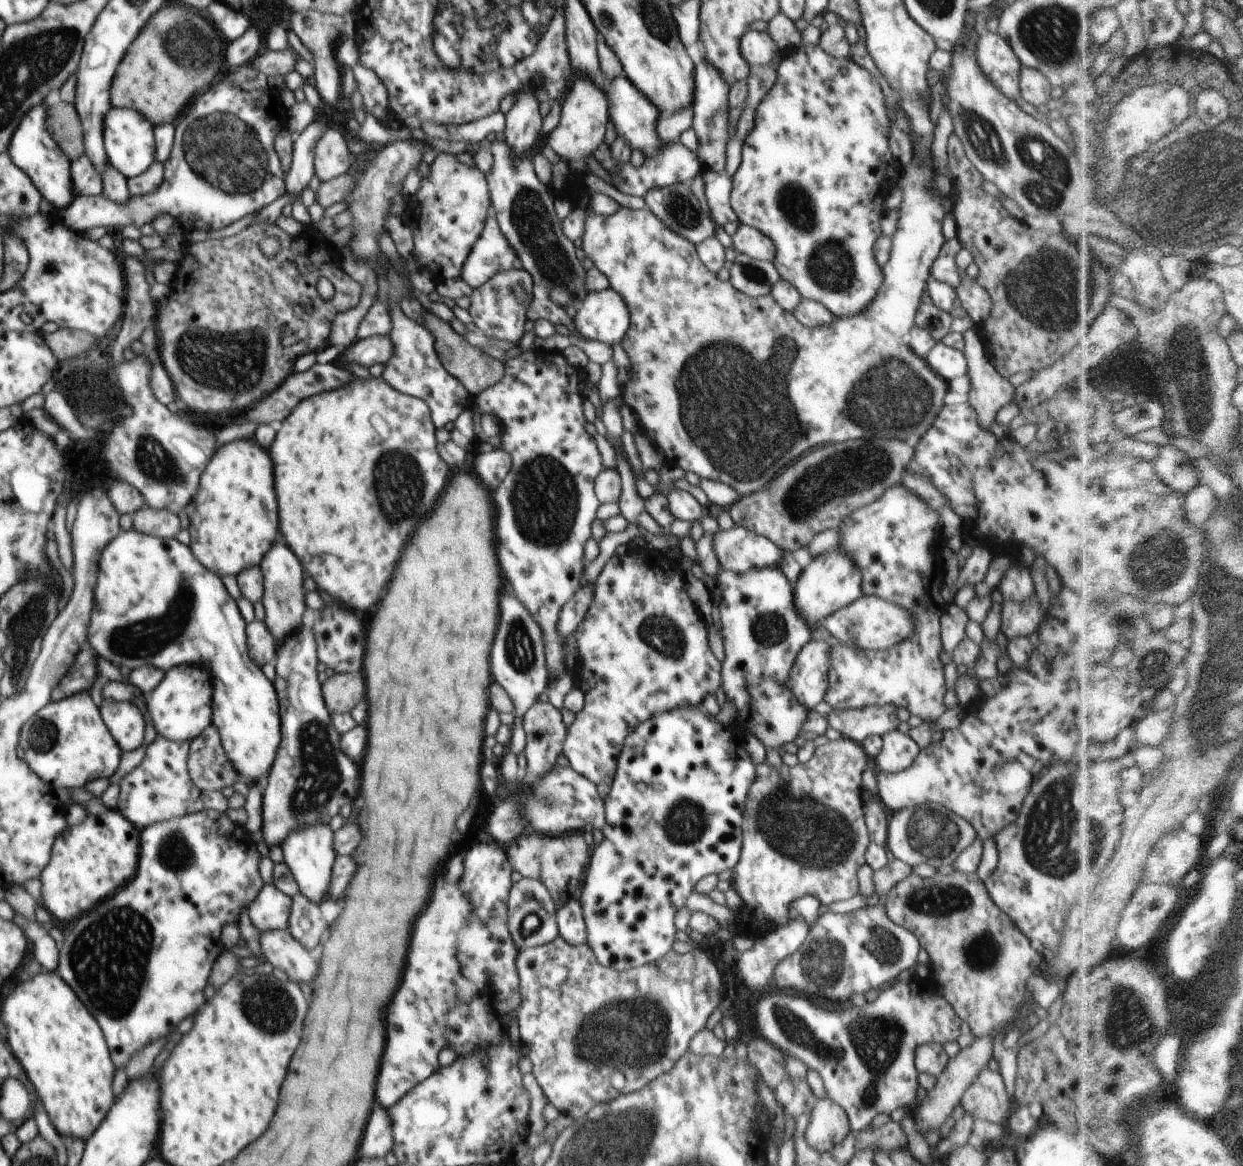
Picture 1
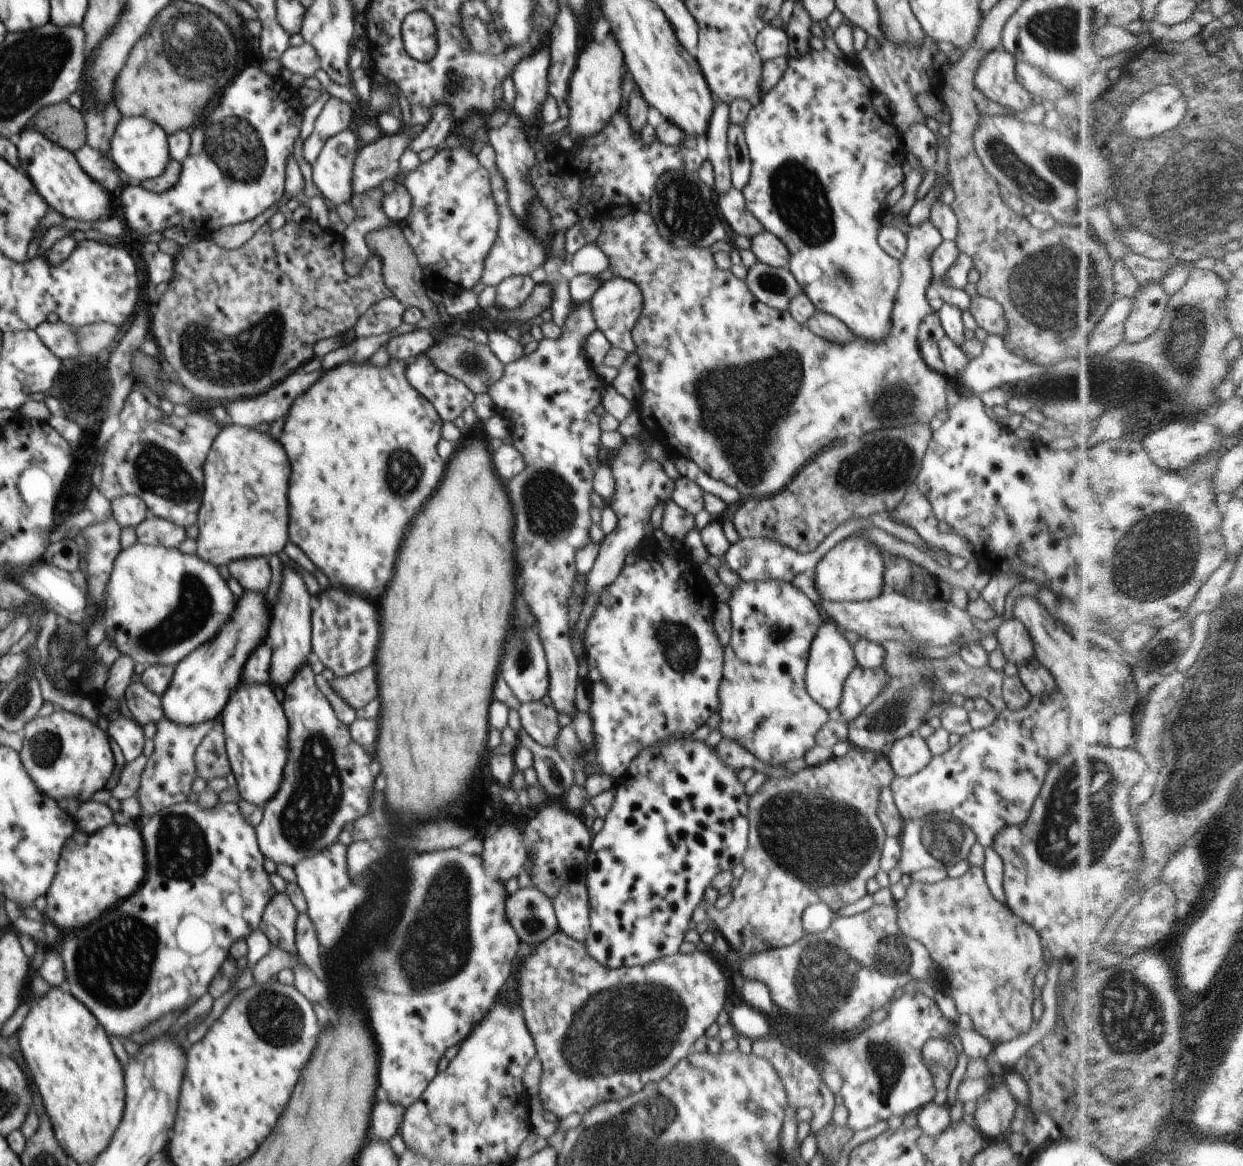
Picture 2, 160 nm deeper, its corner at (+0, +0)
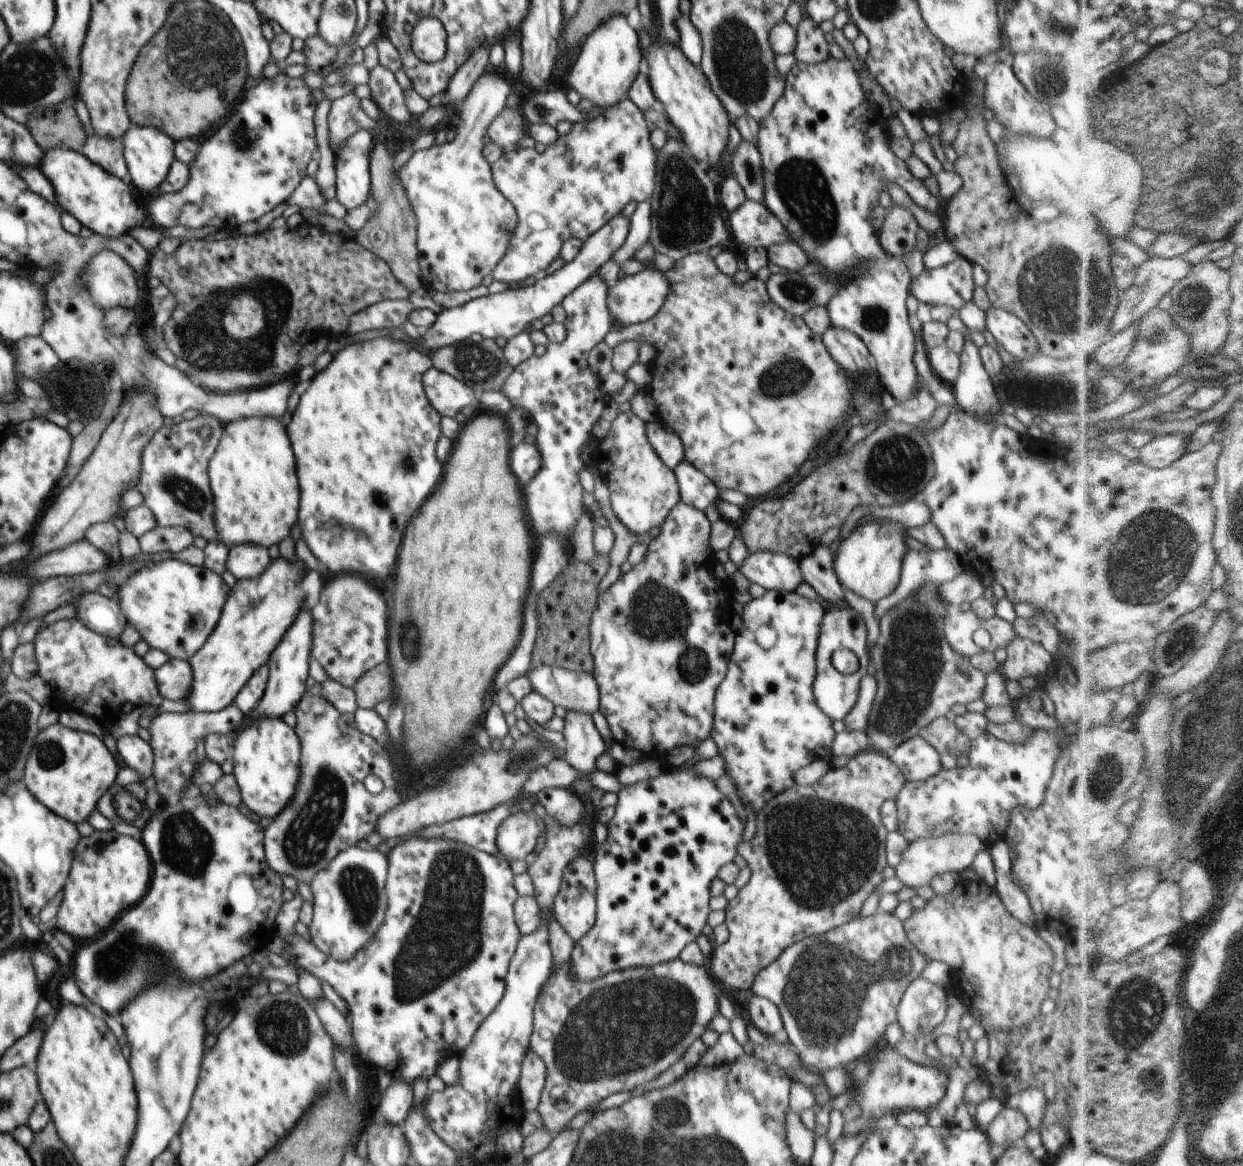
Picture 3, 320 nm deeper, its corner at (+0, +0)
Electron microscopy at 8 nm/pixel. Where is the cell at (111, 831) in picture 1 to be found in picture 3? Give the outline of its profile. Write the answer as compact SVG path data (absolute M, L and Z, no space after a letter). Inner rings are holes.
M115 830L95 831L90 836L80 838L74 860L64 884L62 906L58 910L58 920L52 926L74 938L94 938L100 930L108 928L116 916L121 916L126 910L134 907L148 893L151 886L153 868L145 846L132 836L122 836Z

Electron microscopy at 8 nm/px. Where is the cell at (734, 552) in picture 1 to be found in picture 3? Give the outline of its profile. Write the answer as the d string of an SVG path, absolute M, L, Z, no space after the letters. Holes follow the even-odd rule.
M770 550L750 551L738 570L765 590L795 592L803 582L798 560Z

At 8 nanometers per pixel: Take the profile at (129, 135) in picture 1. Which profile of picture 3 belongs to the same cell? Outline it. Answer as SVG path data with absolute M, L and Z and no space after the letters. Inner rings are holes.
M131 126L124 132L122 136L122 154L124 154L124 162L126 168L130 172L132 184L138 190L144 190L151 195L157 193L158 186L166 180L170 166L175 160L174 156L175 141L155 127L150 126Z

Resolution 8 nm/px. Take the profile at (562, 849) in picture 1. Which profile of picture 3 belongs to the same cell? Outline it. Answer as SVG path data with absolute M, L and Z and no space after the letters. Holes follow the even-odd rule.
M546 788L540 790L535 798L545 808L547 814L564 828L572 828L584 818L584 804L568 788Z

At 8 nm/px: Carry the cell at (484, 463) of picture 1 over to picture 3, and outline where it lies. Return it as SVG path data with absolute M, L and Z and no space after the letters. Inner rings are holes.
M521 443L519 446L511 448L508 460L510 460L510 468L512 468L514 476L520 480L522 486L528 484L542 466L542 456L534 444Z

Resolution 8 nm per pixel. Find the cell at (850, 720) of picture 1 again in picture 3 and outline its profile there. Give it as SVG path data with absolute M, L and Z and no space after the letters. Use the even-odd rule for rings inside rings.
M922 586L917 595L888 610L879 622L880 635L869 646L876 665L877 692L866 736L873 750L886 757L936 718L945 717L955 704L966 705L984 693L984 672L974 668L968 656L955 652L944 636L944 616L949 608L940 598L938 586Z

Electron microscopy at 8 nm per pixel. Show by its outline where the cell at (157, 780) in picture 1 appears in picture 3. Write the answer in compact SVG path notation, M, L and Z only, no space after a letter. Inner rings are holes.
M235 703L216 712L164 712L152 719L152 724L147 729L150 732L150 747L154 754L154 768L151 776L154 777L156 792L164 798L165 805L176 804L180 795L189 784L192 784L192 776L196 766L196 748L199 739L208 734L222 734L232 736L236 726L242 722L245 715Z

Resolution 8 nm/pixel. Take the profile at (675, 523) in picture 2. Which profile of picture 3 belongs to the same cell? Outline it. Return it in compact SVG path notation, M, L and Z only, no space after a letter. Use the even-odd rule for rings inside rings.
M681 501L670 510L668 516L661 525L660 534L650 542L644 562L636 564L618 578L604 593L597 599L597 607L592 612L591 624L589 627L591 634L590 652L593 658L593 676L598 684L598 694L600 694L599 712L606 718L610 730L612 730L612 739L622 745L624 749L638 750L642 756L648 756L650 759L665 758L674 748L678 746L698 747L700 742L706 740L706 736L711 736L714 712L715 712L715 693L718 686L724 680L728 662L734 651L735 632L730 627L730 609L733 604L733 596L727 591L729 588L722 581L716 579L710 570L704 566L708 558L715 556L715 552L710 550L711 523L694 506L684 504Z

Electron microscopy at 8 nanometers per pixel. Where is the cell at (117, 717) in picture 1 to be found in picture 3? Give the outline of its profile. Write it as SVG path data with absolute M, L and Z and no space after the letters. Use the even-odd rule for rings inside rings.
M126 735L118 739L117 743L118 753L125 765L139 772L143 776L142 780L151 776L152 768L154 768L154 754L148 742L138 735Z

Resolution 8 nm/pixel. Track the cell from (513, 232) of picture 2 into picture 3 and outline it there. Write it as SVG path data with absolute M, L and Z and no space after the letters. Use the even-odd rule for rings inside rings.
M626 100L611 106L606 114L592 120L572 124L571 132L560 136L540 154L535 148L519 148L504 152L491 165L492 179L498 192L514 206L518 224L510 236L506 254L496 266L489 280L510 283L525 278L542 279L549 265L559 258L566 240L580 238L586 241L594 232L605 226L612 218L620 215L623 208L632 201L650 202L654 194L657 149L650 142L650 133L644 113Z

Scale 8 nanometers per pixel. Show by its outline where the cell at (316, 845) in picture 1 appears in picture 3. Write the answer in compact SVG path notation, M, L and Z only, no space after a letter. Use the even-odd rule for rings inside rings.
M350 846L342 850L325 870L310 880L313 916L309 932L311 942L324 955L340 963L350 960L384 924L387 896L388 858L380 850Z

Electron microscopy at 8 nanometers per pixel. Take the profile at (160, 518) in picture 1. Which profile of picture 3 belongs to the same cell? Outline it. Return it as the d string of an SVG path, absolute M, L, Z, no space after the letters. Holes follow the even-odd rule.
M157 526L137 539L142 552L146 554L179 553L194 542L193 535L182 526Z

